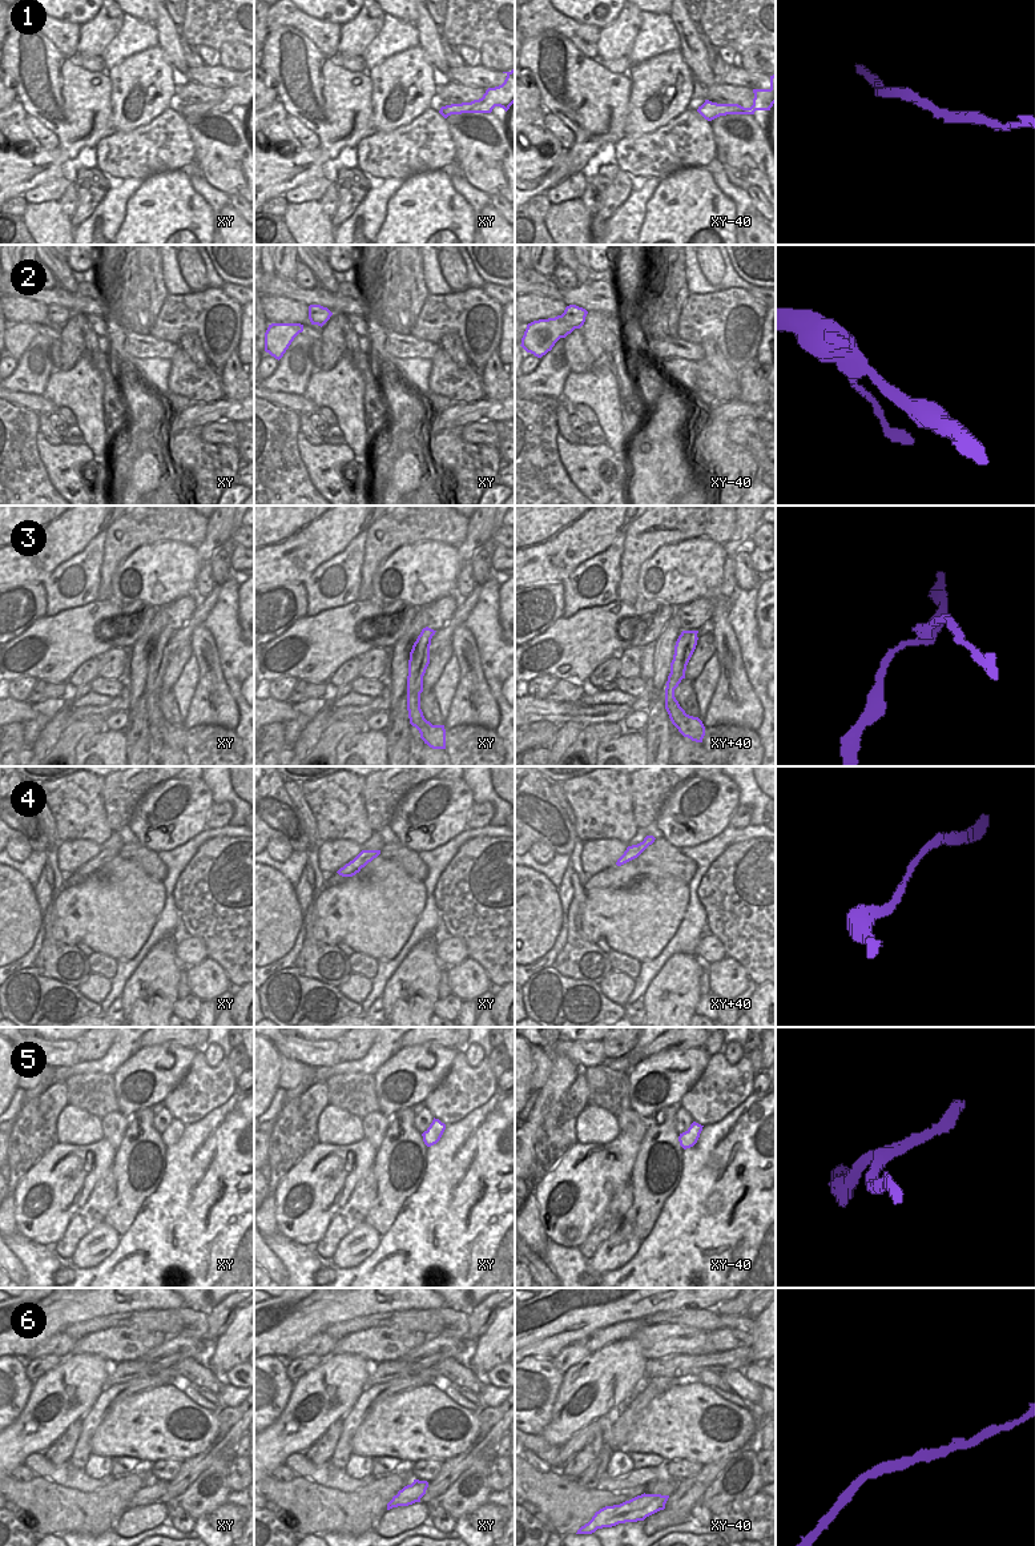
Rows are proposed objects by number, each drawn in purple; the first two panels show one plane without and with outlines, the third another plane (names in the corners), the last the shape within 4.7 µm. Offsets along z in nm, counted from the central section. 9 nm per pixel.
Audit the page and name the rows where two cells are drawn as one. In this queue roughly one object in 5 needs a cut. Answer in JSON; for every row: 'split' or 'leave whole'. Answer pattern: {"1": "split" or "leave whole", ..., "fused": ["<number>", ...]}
{"1": "leave whole", "2": "leave whole", "3": "split", "4": "leave whole", "5": "leave whole", "6": "leave whole", "fused": ["3"]}

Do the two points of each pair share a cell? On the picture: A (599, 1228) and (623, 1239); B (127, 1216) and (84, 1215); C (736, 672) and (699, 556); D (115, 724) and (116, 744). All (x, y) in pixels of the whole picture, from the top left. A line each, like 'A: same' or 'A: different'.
A: different
B: different
C: same
D: different

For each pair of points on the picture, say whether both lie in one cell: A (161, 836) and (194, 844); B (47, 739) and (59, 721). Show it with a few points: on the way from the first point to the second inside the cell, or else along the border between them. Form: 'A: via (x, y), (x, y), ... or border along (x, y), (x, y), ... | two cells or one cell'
A: border along (206, 828), (182, 844), (158, 853) | two cells
B: via (49, 735), (57, 725) | one cell

